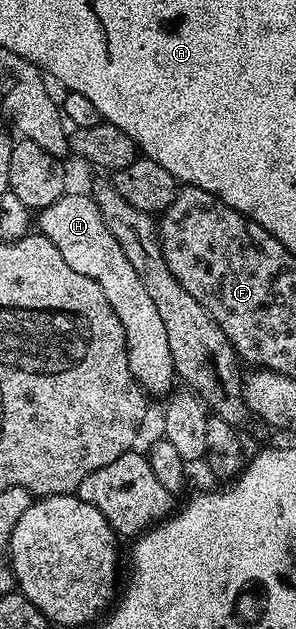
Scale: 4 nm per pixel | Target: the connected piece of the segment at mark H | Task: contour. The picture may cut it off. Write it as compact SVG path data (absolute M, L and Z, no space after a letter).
M65 192L54 204L39 211L39 233L45 234L62 252L62 260L74 268L74 272L82 272L102 288L106 300L114 308L118 320L122 320L122 328L126 336L126 356L130 364L130 372L136 383L144 389L145 395L167 395L173 389L172 382L177 381L174 360L170 356L170 344L166 340L166 324L158 316L158 308L150 292L134 272L134 264L122 252L122 244L114 240L114 232L106 228L106 220L102 220L102 212L98 212L98 204L91 193L72 194Z

